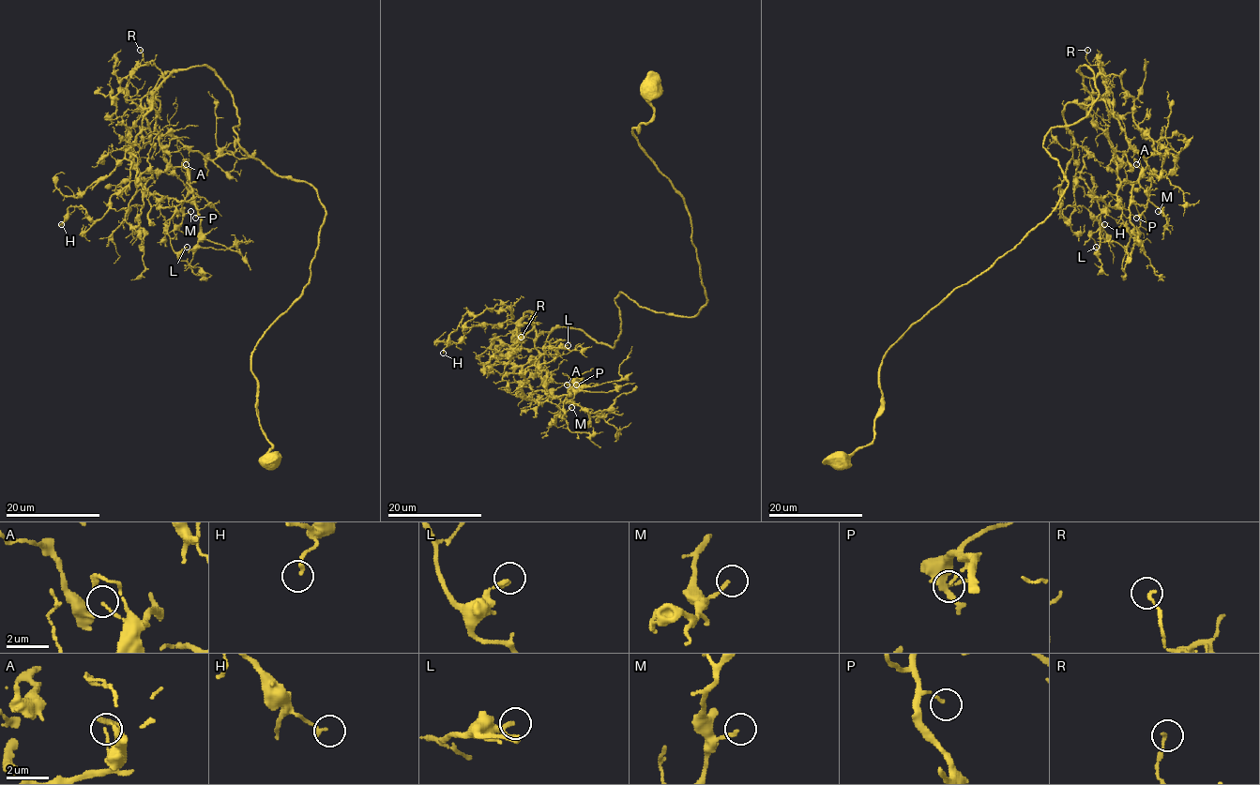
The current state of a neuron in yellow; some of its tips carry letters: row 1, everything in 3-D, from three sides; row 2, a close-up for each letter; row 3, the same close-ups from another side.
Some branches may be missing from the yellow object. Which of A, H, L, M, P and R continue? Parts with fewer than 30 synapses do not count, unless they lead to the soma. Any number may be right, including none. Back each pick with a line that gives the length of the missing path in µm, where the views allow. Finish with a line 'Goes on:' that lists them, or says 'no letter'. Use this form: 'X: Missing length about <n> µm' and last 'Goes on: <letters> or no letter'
Goes on: no letter

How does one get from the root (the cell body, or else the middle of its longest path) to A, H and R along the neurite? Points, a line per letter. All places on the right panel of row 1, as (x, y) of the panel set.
A: (838, 459), (873, 439), (885, 352), (1054, 209), (1068, 183), (1043, 136), (1099, 96), (1081, 66), (1136, 164)
H: (838, 459), (873, 439), (885, 352), (1054, 209), (1043, 136), (1099, 96), (1081, 66), (1059, 214), (1104, 224)
R: (838, 459), (873, 439), (885, 352), (1054, 209), (1068, 183), (1043, 136), (1099, 96), (1087, 50)

